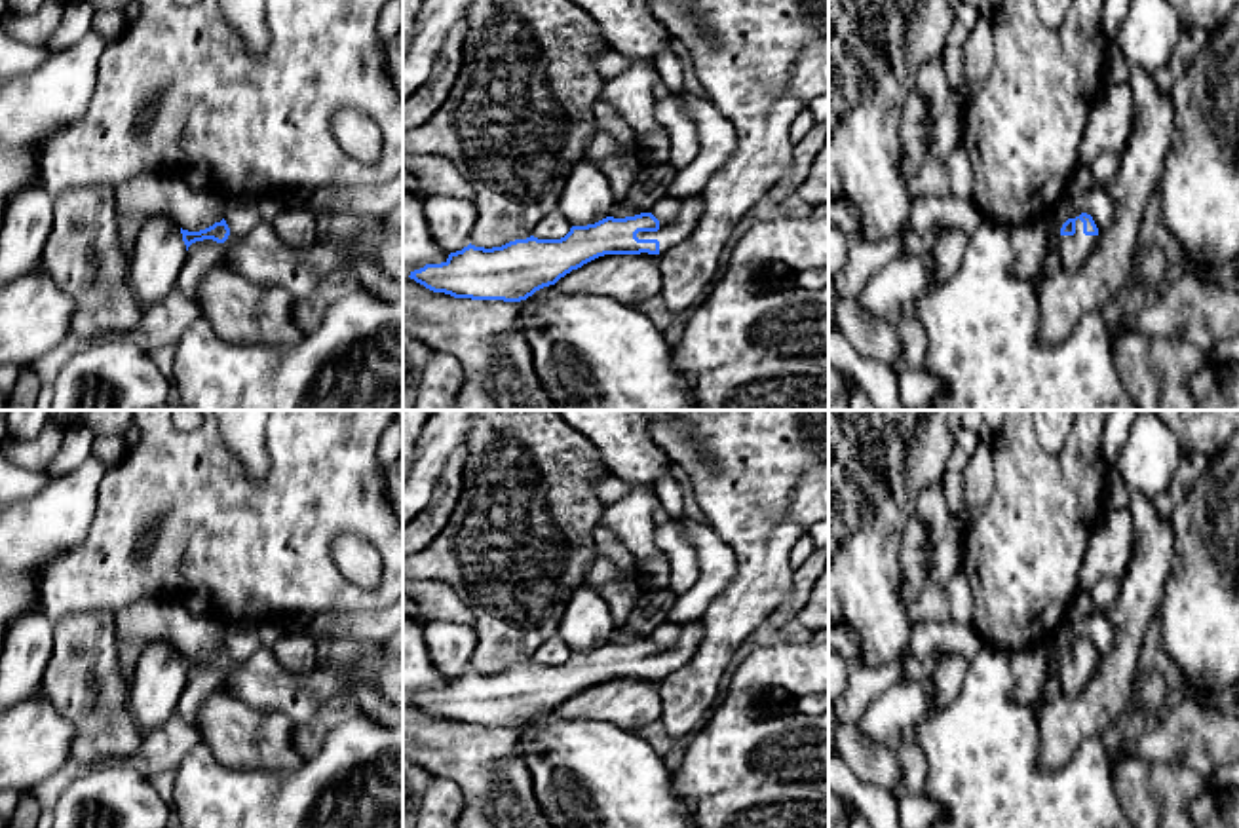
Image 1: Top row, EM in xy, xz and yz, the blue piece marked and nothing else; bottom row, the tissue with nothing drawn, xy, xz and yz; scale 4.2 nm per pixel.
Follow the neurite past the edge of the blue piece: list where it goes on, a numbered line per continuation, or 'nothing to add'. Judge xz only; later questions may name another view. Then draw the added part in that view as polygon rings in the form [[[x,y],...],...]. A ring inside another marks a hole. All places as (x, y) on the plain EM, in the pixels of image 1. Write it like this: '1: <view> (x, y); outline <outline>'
1: xz (669, 659); outline [[[699,621],[678,627],[678,640],[671,648],[659,648],[658,657],[639,657],[639,665],[658,665],[659,678],[684,667],[696,653],[699,640],[705,636],[705,627]]]

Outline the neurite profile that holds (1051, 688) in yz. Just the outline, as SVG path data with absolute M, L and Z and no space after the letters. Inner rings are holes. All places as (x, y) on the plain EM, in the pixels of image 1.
M1058 632L1049 644L1049 657L1051 657L1051 672L1047 682L1043 684L1041 689L1041 701L1047 703L1051 699L1055 699L1057 695L1060 695L1060 653L1062 649L1068 646L1068 636Z

